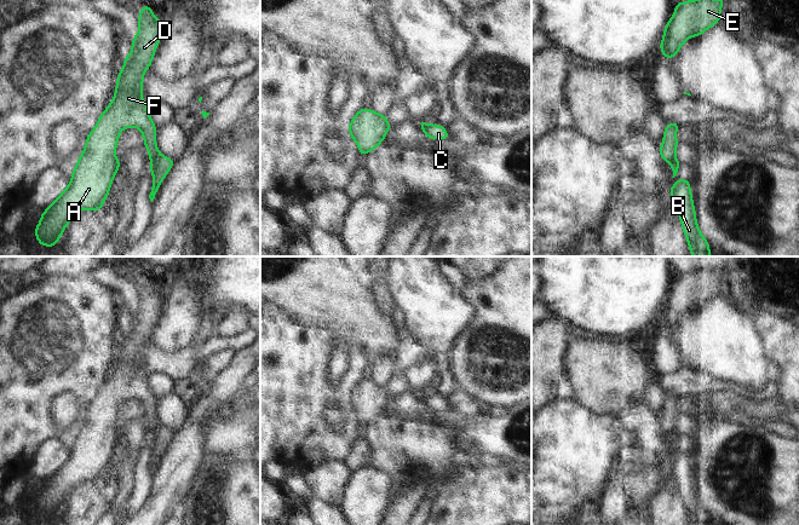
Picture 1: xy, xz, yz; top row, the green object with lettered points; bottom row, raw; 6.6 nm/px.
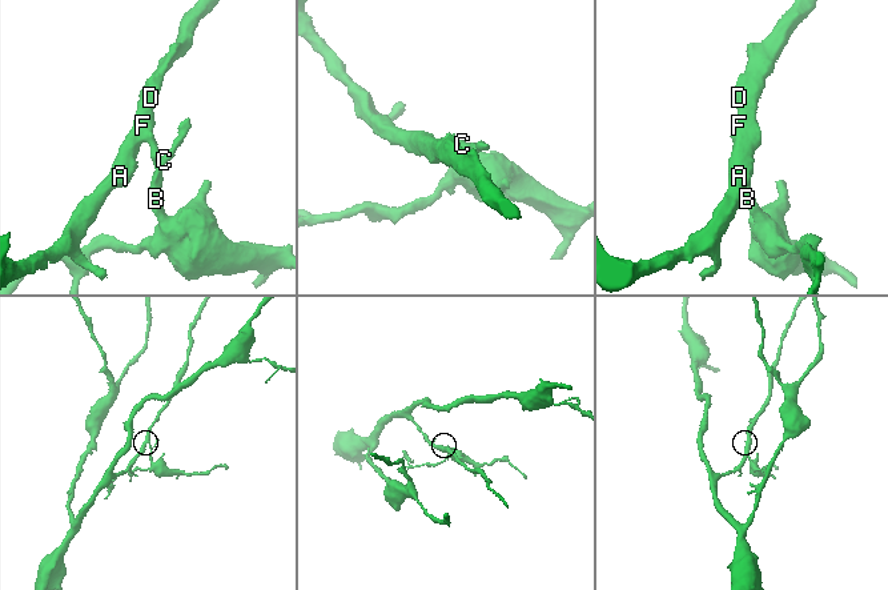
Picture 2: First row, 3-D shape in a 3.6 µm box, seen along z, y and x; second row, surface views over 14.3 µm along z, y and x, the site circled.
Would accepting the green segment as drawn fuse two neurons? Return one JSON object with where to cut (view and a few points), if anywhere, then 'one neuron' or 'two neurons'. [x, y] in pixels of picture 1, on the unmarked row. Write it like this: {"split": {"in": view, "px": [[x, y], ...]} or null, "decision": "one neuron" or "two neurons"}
{"split": {"in": "xy", "px": [[159, 425], [151, 432]]}, "decision": "two neurons"}

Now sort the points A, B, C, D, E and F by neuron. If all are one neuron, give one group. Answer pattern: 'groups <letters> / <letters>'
groups A D E F / B C

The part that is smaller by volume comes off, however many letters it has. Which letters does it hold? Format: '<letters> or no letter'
B, C

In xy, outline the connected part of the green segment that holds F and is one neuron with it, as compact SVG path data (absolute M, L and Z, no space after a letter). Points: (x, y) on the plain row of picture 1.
M150 276L140 281L138 290L139 302L132 310L132 323L125 328L123 340L117 346L113 373L88 405L70 455L41 485L35 498L36 509L42 517L52 519L80 481L100 481L120 438L115 420L123 399L136 397L140 400L151 432L160 426L155 410L156 398L140 364L143 347L151 336L165 295L155 289Z

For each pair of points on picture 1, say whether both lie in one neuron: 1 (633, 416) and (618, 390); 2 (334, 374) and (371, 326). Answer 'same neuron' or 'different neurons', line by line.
1: different neurons
2: different neurons

